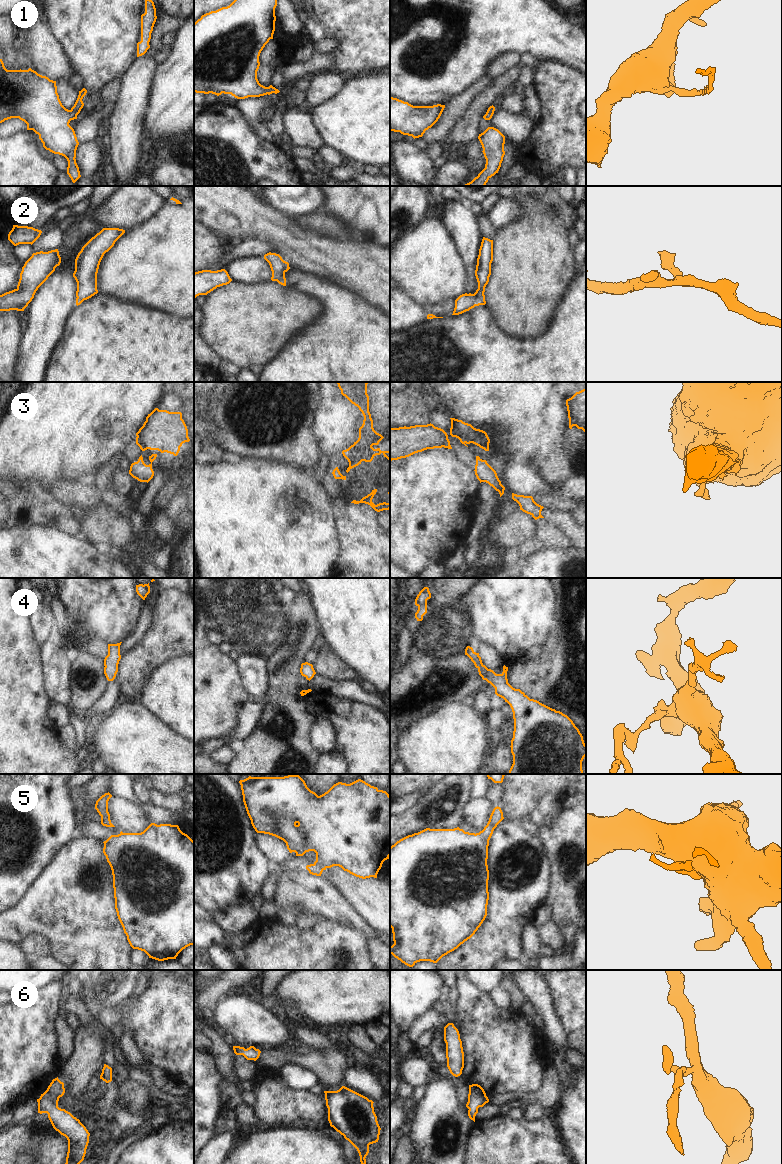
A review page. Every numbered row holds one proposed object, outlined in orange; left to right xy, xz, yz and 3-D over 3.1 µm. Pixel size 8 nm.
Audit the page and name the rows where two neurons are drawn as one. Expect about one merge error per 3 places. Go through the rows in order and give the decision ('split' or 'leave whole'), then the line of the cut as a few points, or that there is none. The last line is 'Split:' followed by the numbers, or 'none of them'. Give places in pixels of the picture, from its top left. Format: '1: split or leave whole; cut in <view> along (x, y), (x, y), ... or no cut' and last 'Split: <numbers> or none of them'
1: leave whole; no cut
2: leave whole; no cut
3: split; cut in xz along (333, 470), (338, 471)
4: leave whole; no cut
5: split; cut in xz along (314, 863), (322, 870)
6: leave whole; no cut
Split: 3, 5

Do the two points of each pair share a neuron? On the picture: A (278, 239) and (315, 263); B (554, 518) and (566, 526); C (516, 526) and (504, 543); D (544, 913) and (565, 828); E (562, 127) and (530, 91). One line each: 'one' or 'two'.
A: one
B: one
C: one
D: two
E: two

